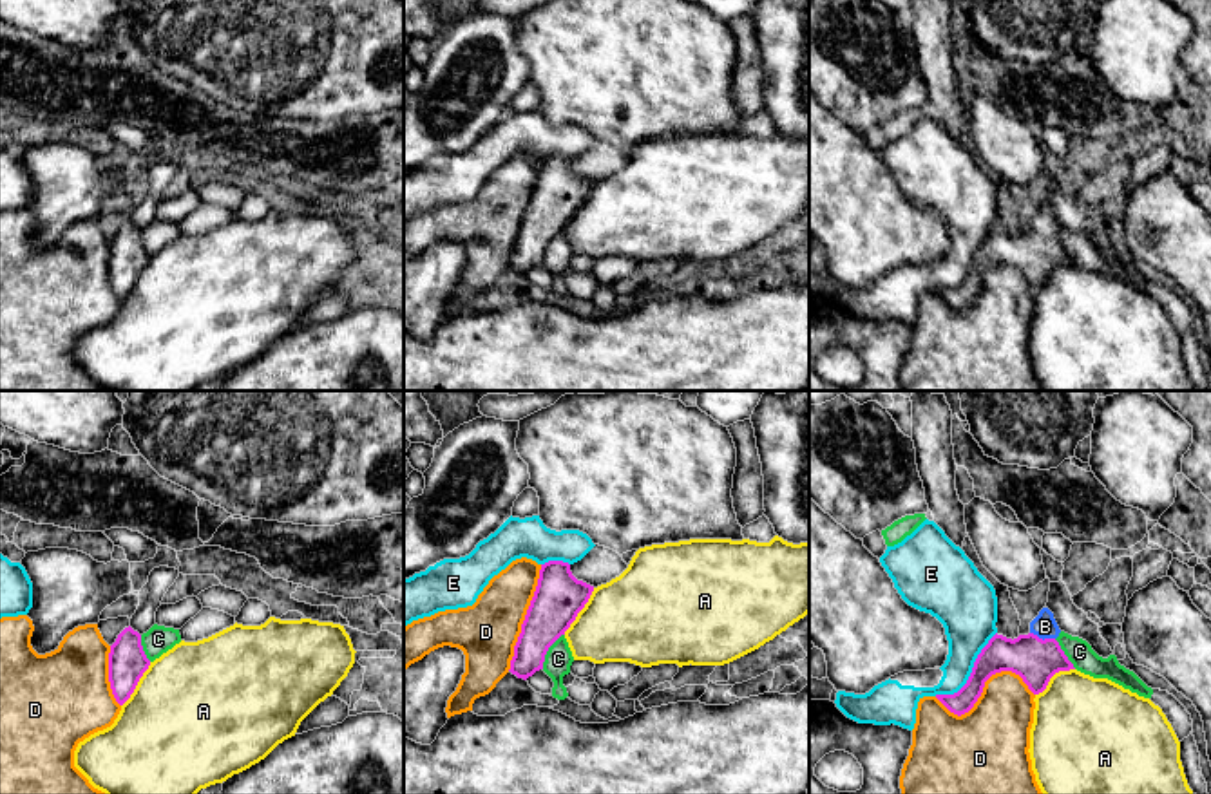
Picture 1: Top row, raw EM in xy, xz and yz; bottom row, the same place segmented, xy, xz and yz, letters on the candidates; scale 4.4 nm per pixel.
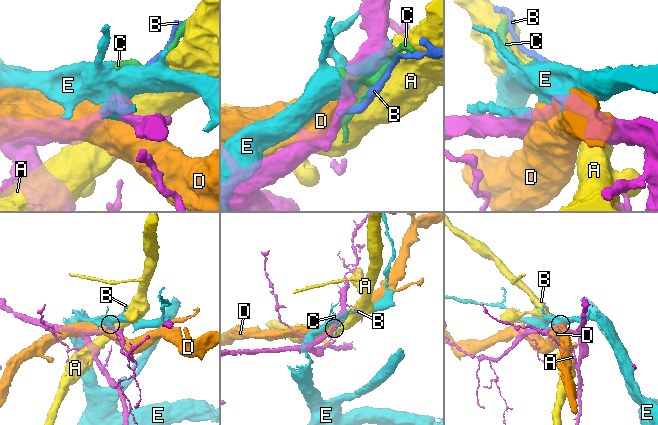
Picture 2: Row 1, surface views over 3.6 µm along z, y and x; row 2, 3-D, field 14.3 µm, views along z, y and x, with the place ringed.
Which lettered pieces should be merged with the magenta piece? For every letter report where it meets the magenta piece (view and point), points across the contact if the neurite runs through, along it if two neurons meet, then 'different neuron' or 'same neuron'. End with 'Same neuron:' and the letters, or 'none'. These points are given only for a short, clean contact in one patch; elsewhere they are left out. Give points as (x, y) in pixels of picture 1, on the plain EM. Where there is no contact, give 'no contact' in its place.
A: contact xz (580, 205); different neuron
B: contact yz (1041, 234); way yz (1036, 255), (1041, 234), (1045, 221); same neuron
C: contact xz (547, 245); border xz (563, 228), (549, 243), (542, 263); different neuron
D: contact yz (983, 281); different neuron
E: contact yz (971, 268); different neuron
Same neuron: B

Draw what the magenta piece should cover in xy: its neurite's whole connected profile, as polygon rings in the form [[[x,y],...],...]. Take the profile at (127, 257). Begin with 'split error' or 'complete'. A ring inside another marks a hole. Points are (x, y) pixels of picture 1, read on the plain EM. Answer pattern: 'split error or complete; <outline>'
complete; [[[130,221],[125,222],[109,248],[109,277],[119,300],[130,293],[148,260],[150,255],[143,246],[141,230]]]

